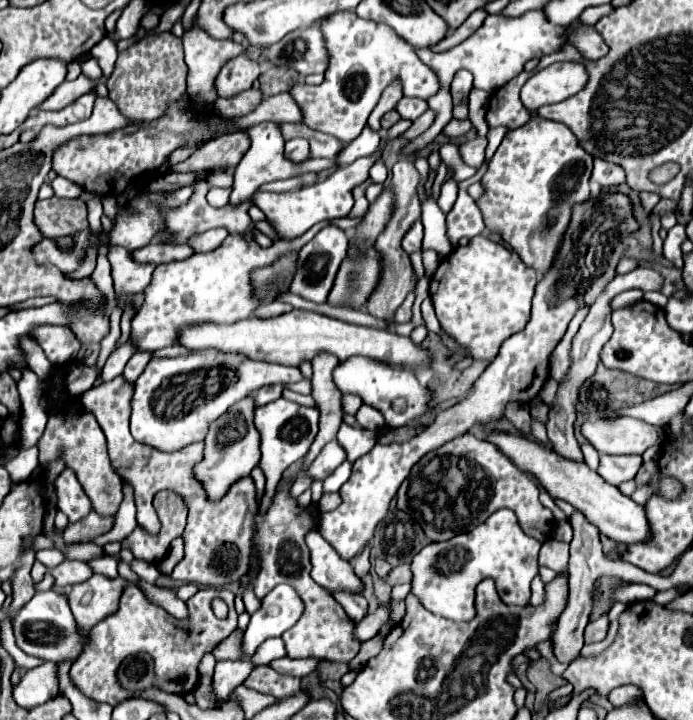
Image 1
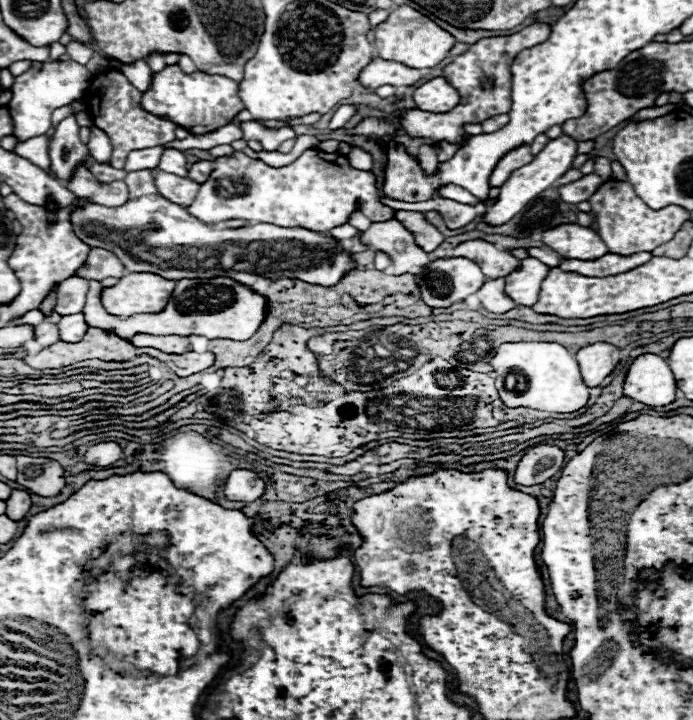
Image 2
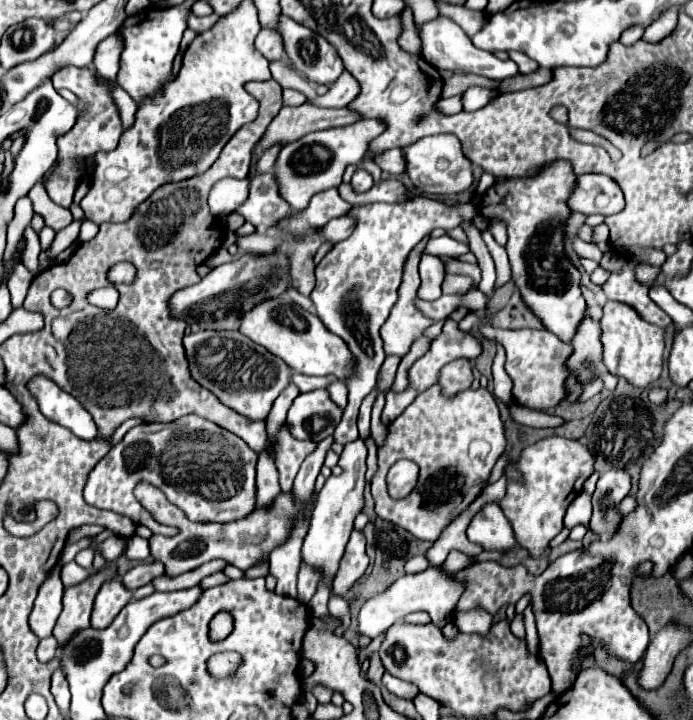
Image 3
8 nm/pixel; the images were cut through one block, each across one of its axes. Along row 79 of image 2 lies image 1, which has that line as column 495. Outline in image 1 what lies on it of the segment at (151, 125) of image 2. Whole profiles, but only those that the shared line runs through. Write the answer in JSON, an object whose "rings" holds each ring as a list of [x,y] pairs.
{"rings":[[[520,72],[506,86],[496,90],[488,104],[488,126],[506,126],[510,130],[524,126],[530,120],[530,110],[520,100],[520,88],[532,76],[532,72]]]}

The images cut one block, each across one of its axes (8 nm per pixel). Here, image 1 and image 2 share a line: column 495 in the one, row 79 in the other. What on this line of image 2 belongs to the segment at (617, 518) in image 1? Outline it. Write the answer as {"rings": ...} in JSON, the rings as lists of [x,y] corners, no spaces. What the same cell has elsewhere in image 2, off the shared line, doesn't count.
{"rings":[[[442,76],[432,78],[426,84],[422,84],[420,88],[416,88],[412,98],[414,98],[418,110],[436,112],[436,114],[450,112],[460,102],[458,92]]]}

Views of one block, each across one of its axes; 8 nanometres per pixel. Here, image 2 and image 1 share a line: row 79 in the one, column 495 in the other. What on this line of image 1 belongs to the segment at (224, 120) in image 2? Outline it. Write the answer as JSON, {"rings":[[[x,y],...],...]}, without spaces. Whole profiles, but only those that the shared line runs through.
{"rings":[[[534,116],[528,124],[510,130],[496,154],[492,156],[486,174],[482,176],[482,184],[486,188],[484,196],[478,200],[478,206],[484,214],[486,230],[498,230],[504,240],[516,250],[522,262],[538,272],[546,272],[550,268],[550,260],[554,260],[554,252],[558,250],[558,240],[562,240],[562,232],[570,222],[570,208],[576,202],[590,198],[590,174],[592,174],[592,156],[578,144],[572,130],[566,124],[558,124],[552,120],[544,120]]]}

